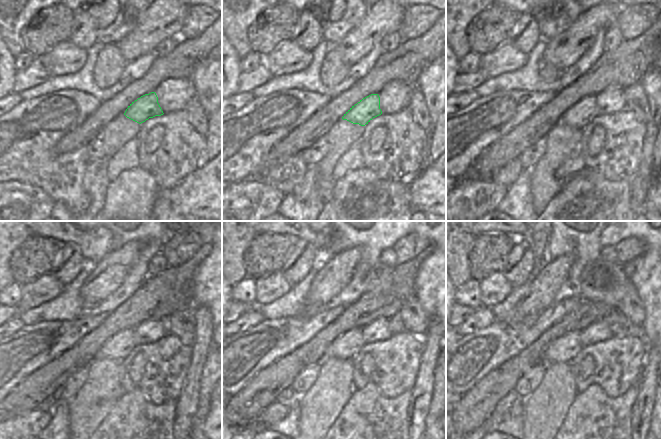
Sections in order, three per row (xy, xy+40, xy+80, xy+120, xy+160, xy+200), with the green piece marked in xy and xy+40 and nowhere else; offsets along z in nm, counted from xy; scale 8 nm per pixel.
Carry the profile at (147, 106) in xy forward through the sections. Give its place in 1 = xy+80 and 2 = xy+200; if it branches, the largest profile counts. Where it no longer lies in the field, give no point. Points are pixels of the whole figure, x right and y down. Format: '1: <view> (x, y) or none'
1: xy+80 (582, 113)
2: xy+200 (547, 356)

